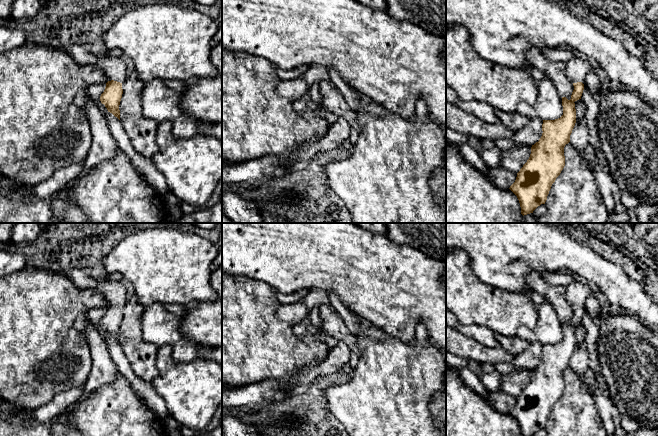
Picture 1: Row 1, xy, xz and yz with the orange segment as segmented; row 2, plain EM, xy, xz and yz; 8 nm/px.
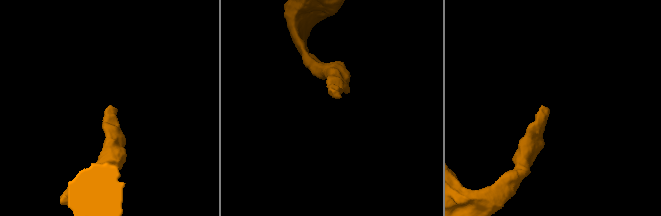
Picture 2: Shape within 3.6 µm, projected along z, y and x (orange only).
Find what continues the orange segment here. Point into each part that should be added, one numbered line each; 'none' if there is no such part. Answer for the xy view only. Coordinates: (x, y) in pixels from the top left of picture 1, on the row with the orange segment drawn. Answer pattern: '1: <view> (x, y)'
1: xy (115, 68)

